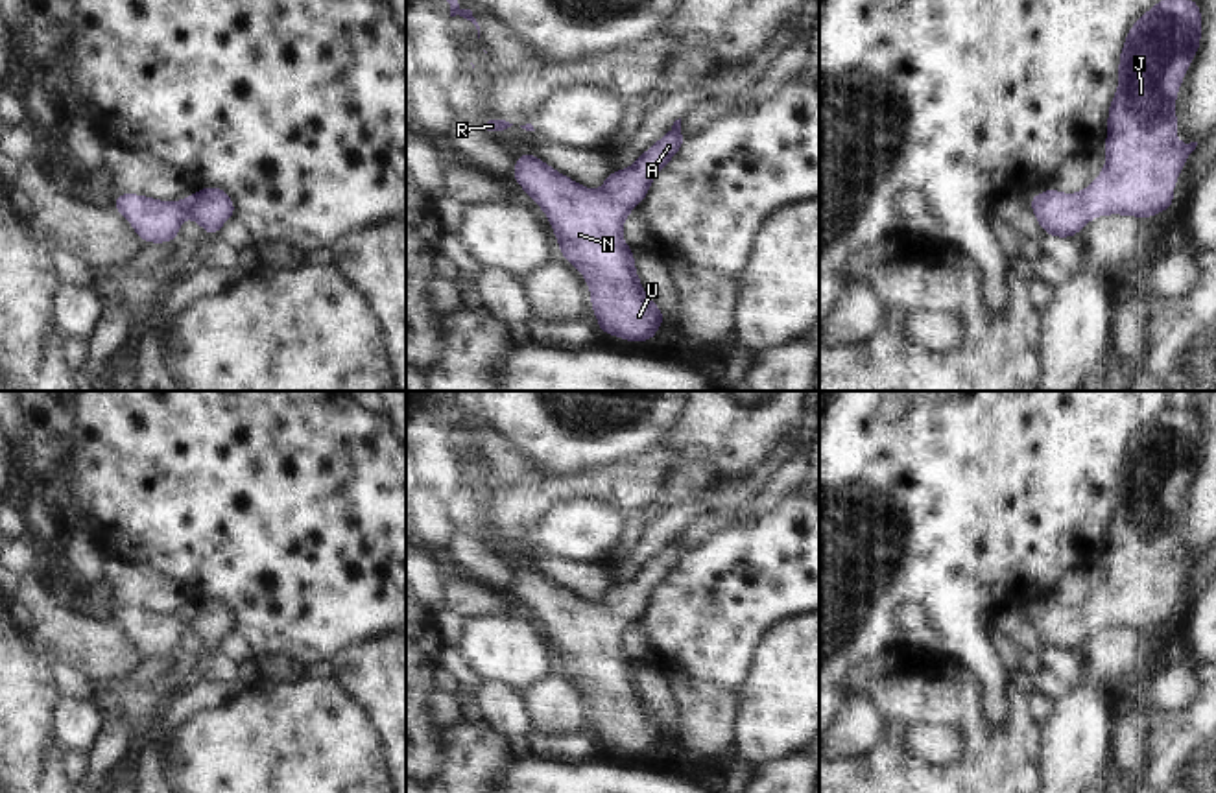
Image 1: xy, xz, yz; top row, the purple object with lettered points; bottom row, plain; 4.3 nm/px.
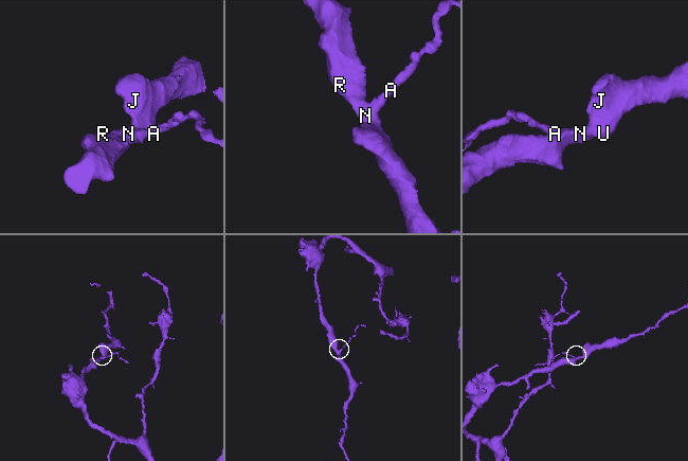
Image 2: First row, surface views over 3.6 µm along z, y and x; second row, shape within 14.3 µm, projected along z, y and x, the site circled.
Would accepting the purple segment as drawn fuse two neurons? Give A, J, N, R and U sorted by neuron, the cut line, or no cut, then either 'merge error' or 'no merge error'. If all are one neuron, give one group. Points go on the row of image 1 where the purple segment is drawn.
A J N R U | no cut | no merge error

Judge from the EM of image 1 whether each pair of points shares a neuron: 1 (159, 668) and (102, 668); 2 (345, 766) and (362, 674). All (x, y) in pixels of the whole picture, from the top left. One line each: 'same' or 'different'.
1: different
2: different

